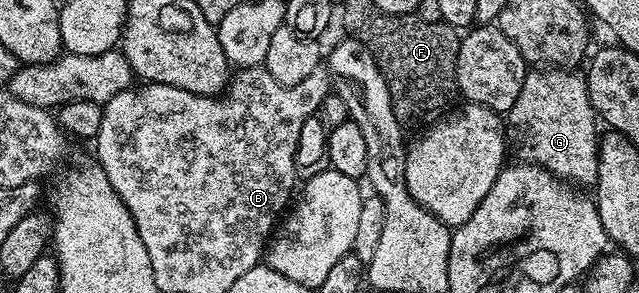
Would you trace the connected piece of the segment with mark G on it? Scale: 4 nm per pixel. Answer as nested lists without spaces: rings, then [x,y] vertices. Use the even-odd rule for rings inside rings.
[[[548,65],[525,74],[522,93],[506,113],[506,143],[519,162],[545,167],[561,181],[592,189],[598,177],[596,123],[587,78],[579,70]]]

